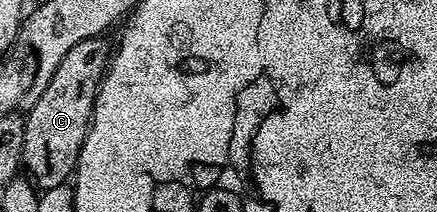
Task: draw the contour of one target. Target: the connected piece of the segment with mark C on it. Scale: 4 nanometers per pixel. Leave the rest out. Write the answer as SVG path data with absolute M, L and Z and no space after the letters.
M98 37L77 43L58 64L49 86L45 87L41 98L24 118L22 166L40 190L64 185L74 174L76 159L84 145L95 109L96 95L113 52L112 46L107 46L103 40Z

